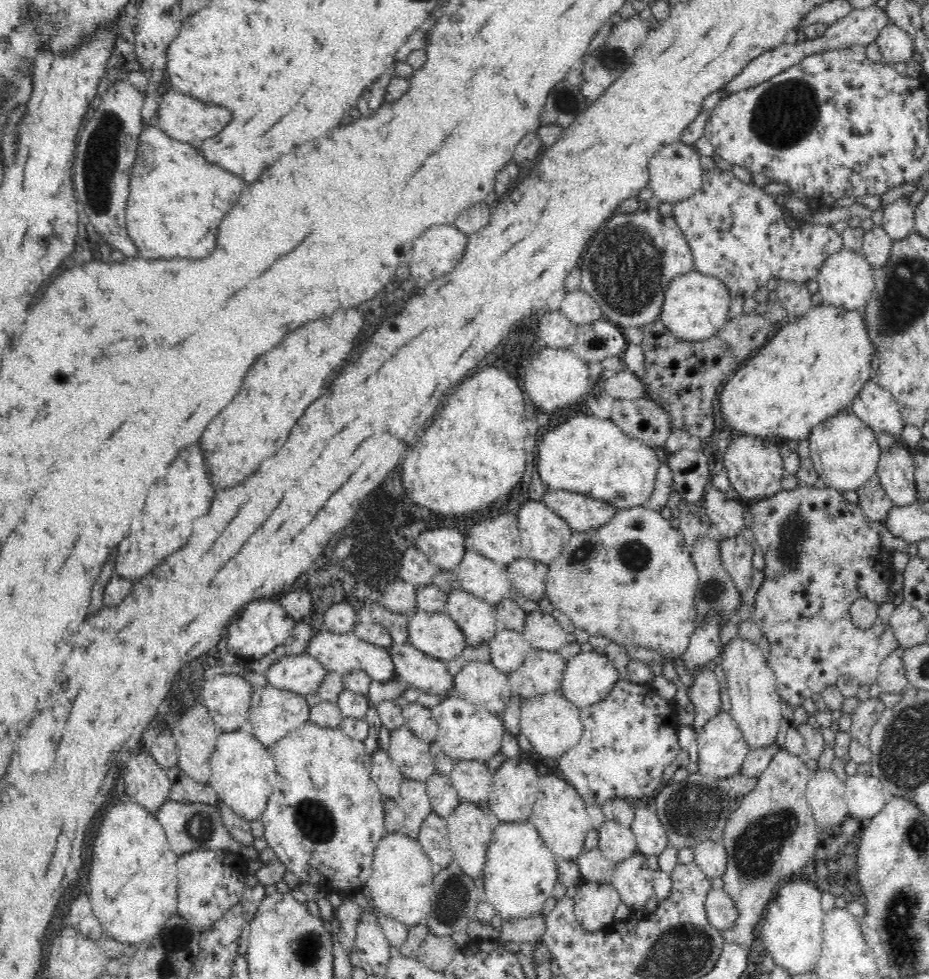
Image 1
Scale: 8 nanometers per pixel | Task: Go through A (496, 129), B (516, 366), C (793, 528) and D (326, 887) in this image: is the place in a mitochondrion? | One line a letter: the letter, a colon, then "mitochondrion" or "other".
A: other
B: other
C: mitochondrion
D: other

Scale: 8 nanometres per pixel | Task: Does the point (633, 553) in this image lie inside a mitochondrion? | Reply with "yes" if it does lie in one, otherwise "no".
yes

